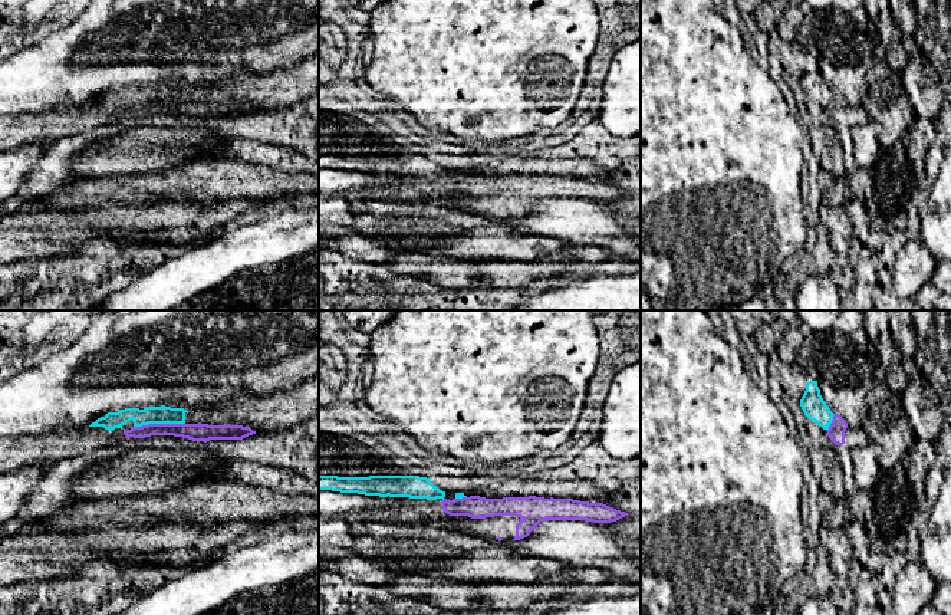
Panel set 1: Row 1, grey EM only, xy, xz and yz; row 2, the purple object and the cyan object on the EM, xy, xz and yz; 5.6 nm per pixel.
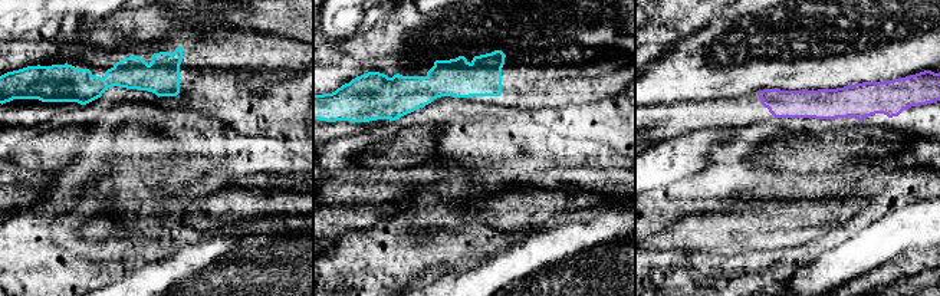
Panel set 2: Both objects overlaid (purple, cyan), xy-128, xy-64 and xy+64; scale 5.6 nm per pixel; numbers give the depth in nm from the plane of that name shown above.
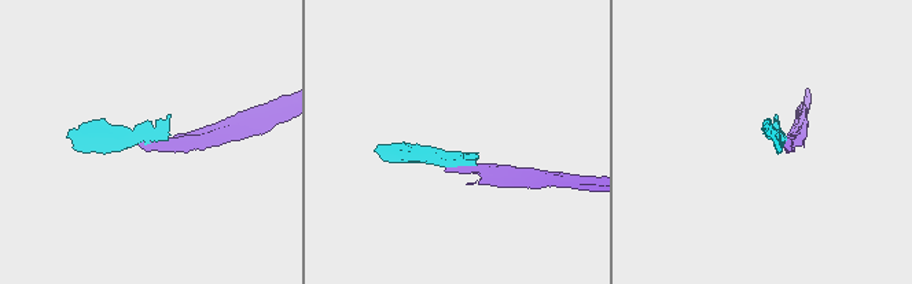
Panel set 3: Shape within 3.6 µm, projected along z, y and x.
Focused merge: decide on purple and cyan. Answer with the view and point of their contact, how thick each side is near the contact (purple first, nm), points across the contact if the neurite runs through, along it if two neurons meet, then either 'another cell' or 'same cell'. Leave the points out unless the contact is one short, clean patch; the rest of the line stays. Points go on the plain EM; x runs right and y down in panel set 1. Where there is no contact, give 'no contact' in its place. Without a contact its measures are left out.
meets purple in xy at (158, 102); 100 nm thick on the purple side, 100 nm on the other; border along xy (184, 101), (148, 101), (134, 105); another cell

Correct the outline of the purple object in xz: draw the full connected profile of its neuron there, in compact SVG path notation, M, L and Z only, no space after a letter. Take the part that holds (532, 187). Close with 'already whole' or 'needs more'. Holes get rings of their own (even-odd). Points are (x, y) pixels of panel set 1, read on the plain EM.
M470 174L453 178L427 178L394 175L392 184L384 188L342 193L351 200L424 201L448 200L450 207L468 210L498 218L520 218L530 213L540 200L586 198L593 201L616 200L628 191L603 181L588 181L573 177L503 175L486 177Z; needs more

